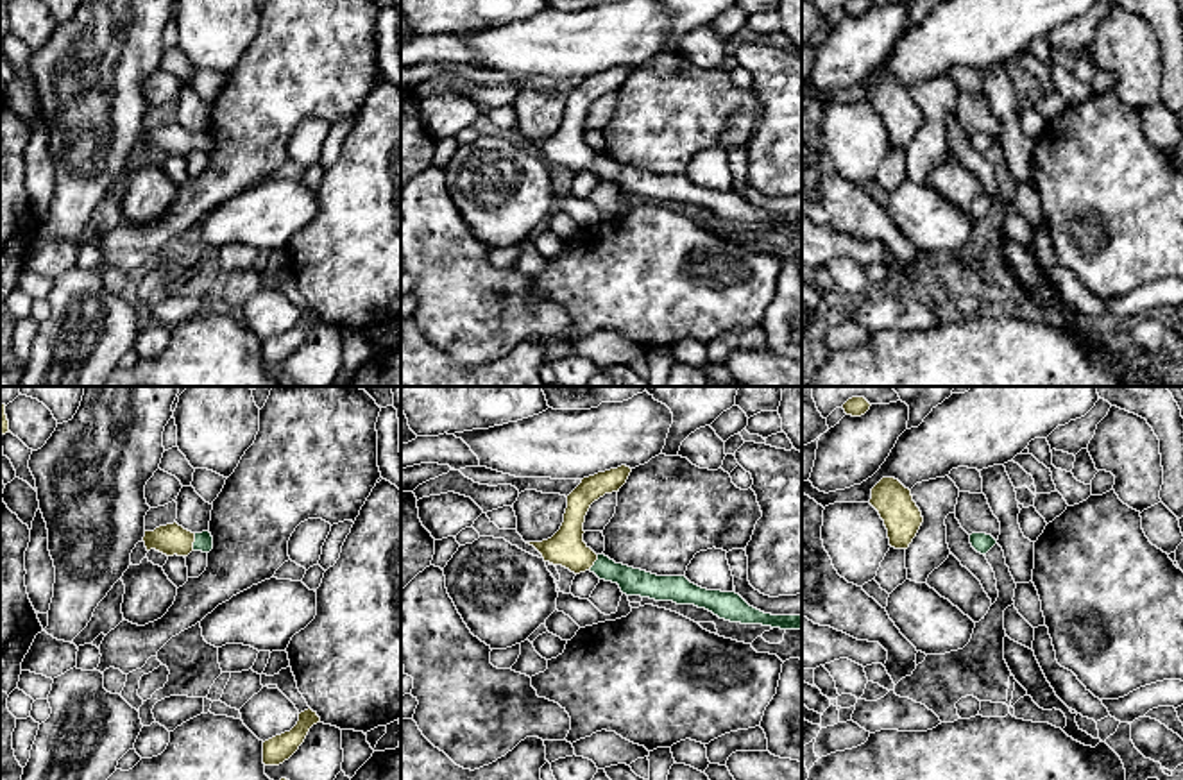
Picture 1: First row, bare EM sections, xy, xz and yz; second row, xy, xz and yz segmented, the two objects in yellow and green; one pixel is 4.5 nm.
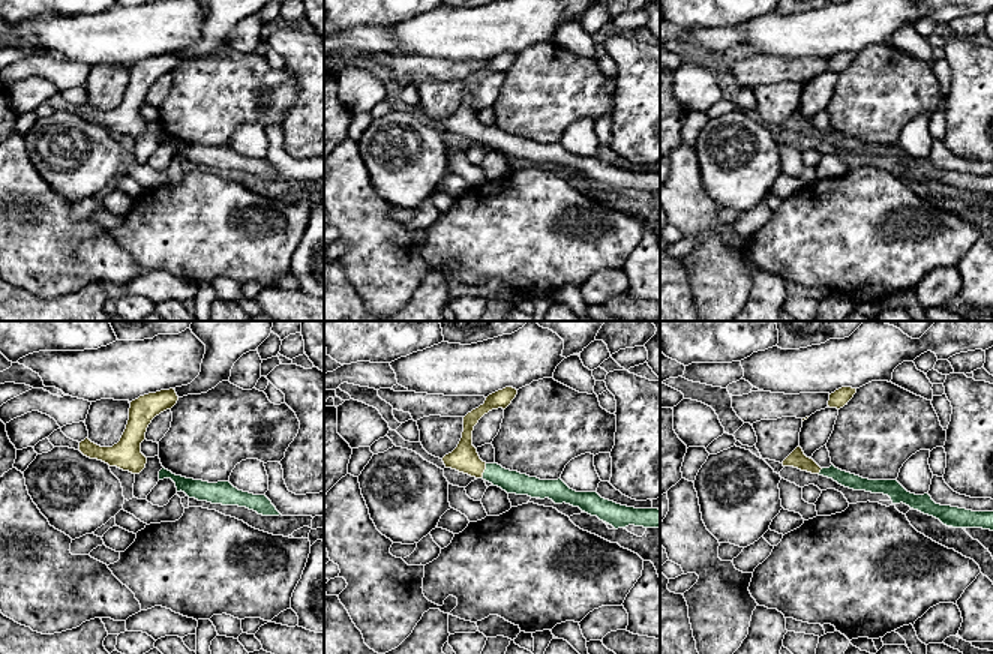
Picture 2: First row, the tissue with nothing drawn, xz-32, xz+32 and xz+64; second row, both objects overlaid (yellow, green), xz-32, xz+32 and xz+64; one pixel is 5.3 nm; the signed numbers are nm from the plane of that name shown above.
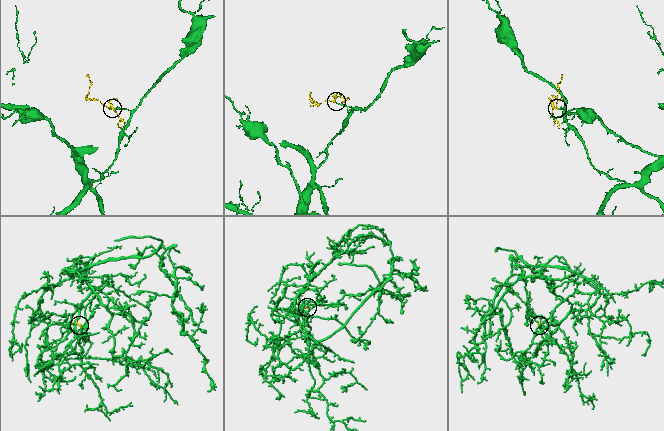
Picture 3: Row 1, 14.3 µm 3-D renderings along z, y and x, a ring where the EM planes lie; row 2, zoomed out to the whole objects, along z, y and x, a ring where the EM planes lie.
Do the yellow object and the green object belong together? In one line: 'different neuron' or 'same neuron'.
same neuron

